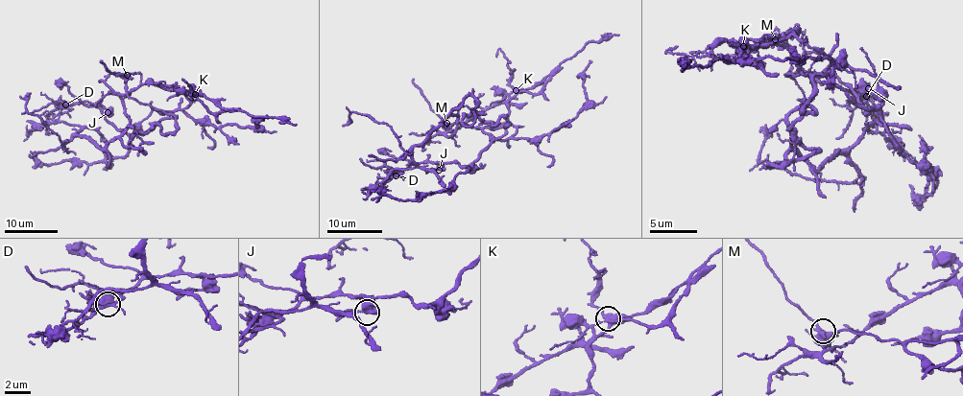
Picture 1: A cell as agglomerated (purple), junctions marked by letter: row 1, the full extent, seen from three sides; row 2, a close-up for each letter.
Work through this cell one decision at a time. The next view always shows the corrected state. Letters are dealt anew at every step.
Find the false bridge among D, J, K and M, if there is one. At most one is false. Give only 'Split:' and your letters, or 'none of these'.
Split: K

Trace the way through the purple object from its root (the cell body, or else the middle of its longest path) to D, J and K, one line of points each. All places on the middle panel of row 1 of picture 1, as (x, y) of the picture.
D: (451, 135), (457, 126), (456, 114), (415, 146), (415, 165), (392, 170), (391, 174), (396, 175)
J: (451, 135), (450, 137), (446, 133), (455, 124), (505, 129), (469, 166), (436, 162), (439, 170)
K: (451, 135), (450, 137), (446, 133), (483, 111), (504, 103), (516, 91)

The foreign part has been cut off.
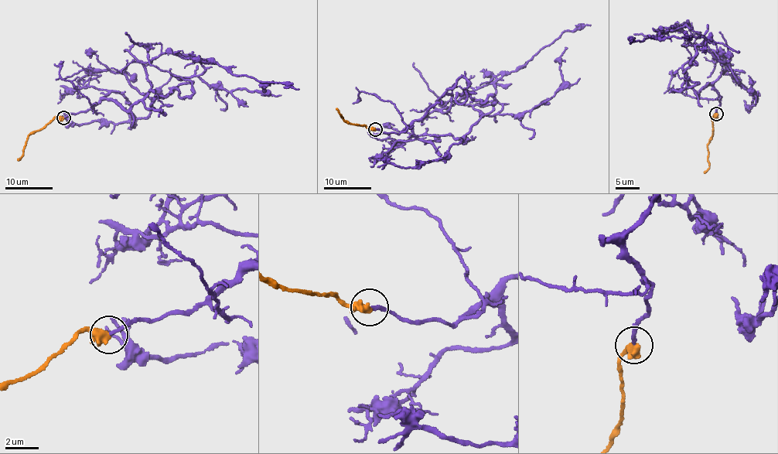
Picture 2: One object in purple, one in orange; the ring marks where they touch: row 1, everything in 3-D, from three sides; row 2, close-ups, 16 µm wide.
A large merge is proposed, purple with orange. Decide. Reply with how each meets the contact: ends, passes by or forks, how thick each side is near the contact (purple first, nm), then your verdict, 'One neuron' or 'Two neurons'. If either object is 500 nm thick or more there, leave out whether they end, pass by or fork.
Thickness 190 nm (purple) against 550 nm. One neuron

